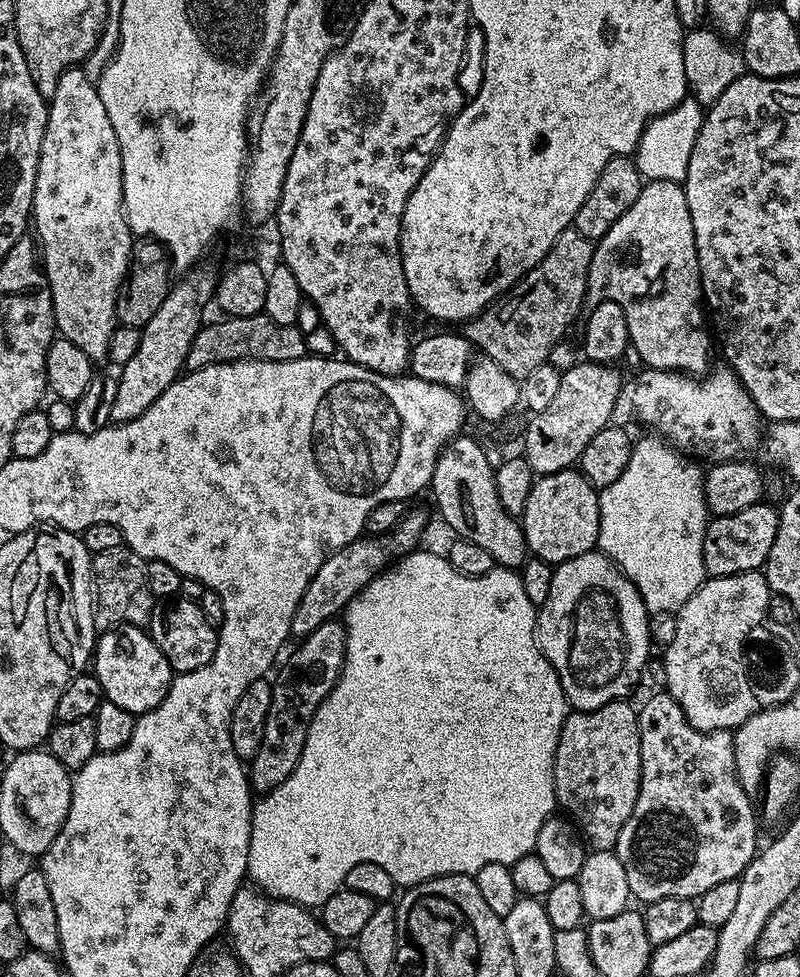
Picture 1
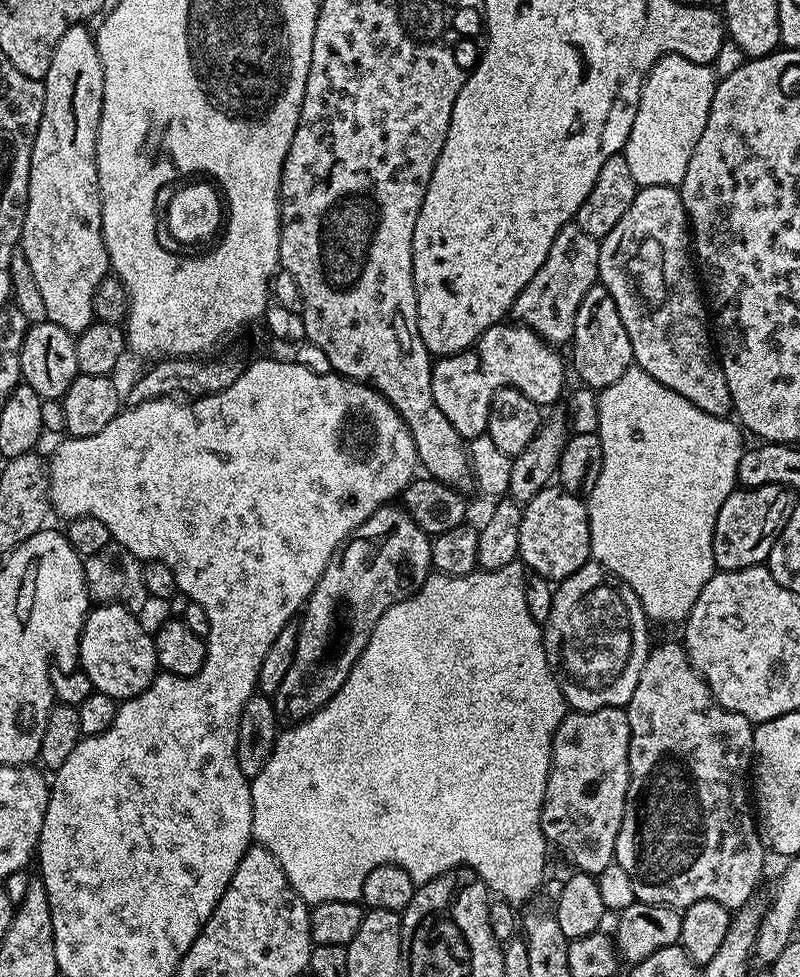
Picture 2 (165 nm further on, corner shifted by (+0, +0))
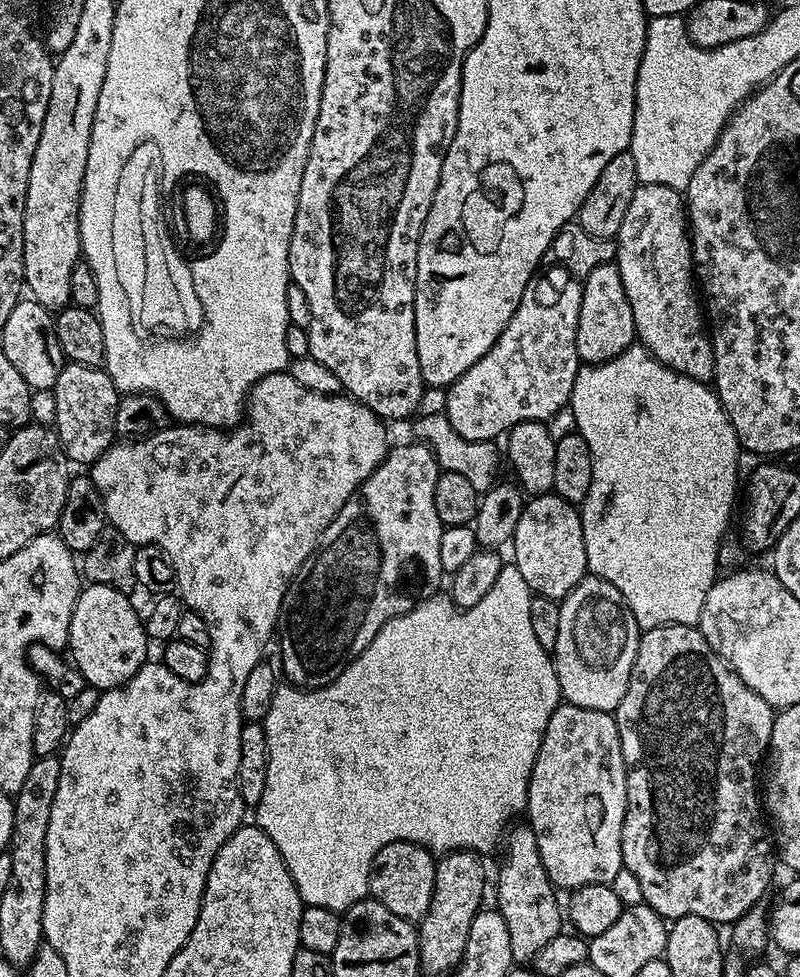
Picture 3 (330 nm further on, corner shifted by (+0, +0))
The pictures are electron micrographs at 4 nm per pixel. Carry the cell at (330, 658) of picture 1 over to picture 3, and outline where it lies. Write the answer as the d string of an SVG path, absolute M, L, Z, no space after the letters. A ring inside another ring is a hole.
M411 443L400 444L397 448L395 445L385 456L383 462L376 467L376 472L370 474L370 478L366 478L366 482L362 482L359 490L344 503L342 510L338 510L338 514L332 519L330 526L326 526L326 530L320 535L319 547L312 553L312 557L300 567L298 574L292 579L292 585L286 590L278 625L281 664L279 667L282 669L283 679L297 688L321 688L334 682L334 678L338 678L338 674L342 674L342 670L346 670L346 666L350 662L354 662L354 658L358 658L358 654L362 654L362 650L366 650L366 646L370 646L370 642L374 642L374 634L378 634L378 630L382 630L382 626L386 626L388 620L405 616L416 603L421 600L429 600L441 591L440 579L445 579L446 574L442 570L438 549L445 527L438 518L438 510L434 506L434 490L441 474L440 464L428 444Z

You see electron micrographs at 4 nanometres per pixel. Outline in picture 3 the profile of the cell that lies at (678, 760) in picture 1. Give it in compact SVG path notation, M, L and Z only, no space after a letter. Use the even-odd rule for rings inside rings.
M667 624L657 628L649 628L638 642L638 654L634 658L634 666L630 670L630 682L626 686L626 694L622 694L622 702L618 702L616 725L622 742L622 758L628 773L626 774L626 794L628 805L622 826L622 858L624 867L638 878L642 886L644 903L649 904L665 921L671 922L683 916L706 918L717 926L731 926L742 918L750 909L765 899L764 891L772 884L772 856L774 860L774 840L770 828L764 825L760 817L762 813L762 796L758 791L756 767L760 759L765 759L768 743L772 737L772 727L776 721L774 710L766 702L766 698L758 698L738 674L719 654L706 642L699 627L691 624Z

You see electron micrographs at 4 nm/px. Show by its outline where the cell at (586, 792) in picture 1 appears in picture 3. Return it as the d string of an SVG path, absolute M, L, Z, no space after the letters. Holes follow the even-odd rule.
M561 702L554 714L550 714L534 770L530 774L526 820L534 830L546 874L557 889L571 890L591 884L611 884L614 874L618 874L618 870L624 867L622 826L628 805L627 773L613 713Z

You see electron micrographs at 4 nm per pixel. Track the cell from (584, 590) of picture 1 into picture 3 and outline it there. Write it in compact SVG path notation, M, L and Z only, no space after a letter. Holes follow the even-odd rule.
M591 574L579 580L559 601L561 613L558 623L558 638L554 649L554 671L558 674L560 695L574 706L582 706L599 712L615 713L618 702L622 702L622 694L626 694L626 686L630 682L630 670L634 666L634 658L638 654L638 642L642 629L634 618L630 606L626 606L626 598L618 594L618 586L610 586L600 576Z

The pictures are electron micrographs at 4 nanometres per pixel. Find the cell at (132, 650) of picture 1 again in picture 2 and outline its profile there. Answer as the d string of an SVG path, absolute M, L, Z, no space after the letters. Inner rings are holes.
M102 604L93 607L84 617L84 629L80 635L79 667L88 675L95 691L106 694L117 702L142 694L142 690L146 690L146 686L150 686L150 682L158 675L155 639L132 616L135 615L120 604Z

